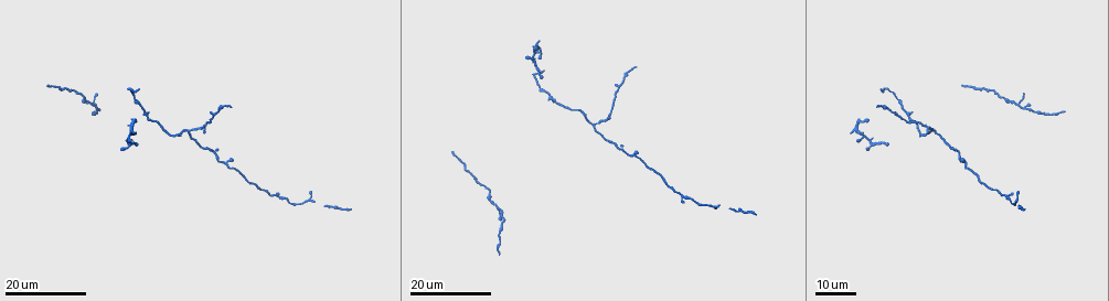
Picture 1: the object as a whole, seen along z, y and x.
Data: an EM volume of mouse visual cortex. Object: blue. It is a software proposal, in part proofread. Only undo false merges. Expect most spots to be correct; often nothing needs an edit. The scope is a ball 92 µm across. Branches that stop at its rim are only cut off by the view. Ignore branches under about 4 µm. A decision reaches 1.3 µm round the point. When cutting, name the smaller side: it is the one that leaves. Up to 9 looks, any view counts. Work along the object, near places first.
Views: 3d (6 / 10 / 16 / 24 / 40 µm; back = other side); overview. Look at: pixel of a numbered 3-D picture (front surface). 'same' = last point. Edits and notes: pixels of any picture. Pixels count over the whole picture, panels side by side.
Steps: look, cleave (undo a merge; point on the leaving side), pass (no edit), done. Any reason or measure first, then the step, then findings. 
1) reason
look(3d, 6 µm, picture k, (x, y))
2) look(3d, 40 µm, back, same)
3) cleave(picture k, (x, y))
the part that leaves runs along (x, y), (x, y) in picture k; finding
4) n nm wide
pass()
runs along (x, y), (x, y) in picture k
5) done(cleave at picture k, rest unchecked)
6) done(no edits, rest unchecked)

sudden change in width
look(3d, 24 µm, picture 1, (681, 196))

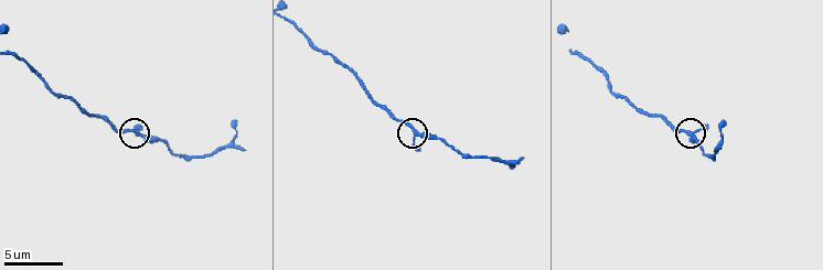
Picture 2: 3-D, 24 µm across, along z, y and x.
zoom in
look(3d, 10 µm, picture 2, (686, 132))

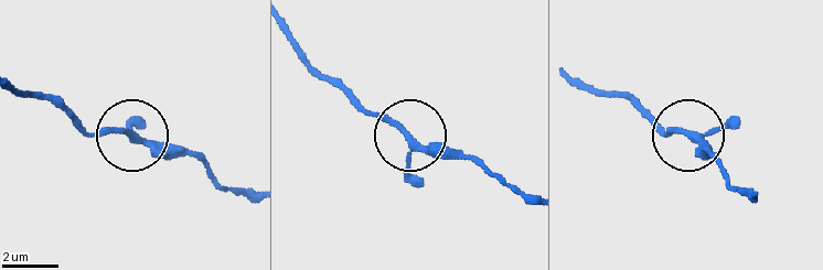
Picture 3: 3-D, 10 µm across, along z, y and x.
200 nm wide
pass()
runs along (292, 49), (428, 146), (463, 150), (482, 166) in picture 3; one neuron here

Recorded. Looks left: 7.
calibre changes
look(3d, 16 µm, picture 1, (549, 95))

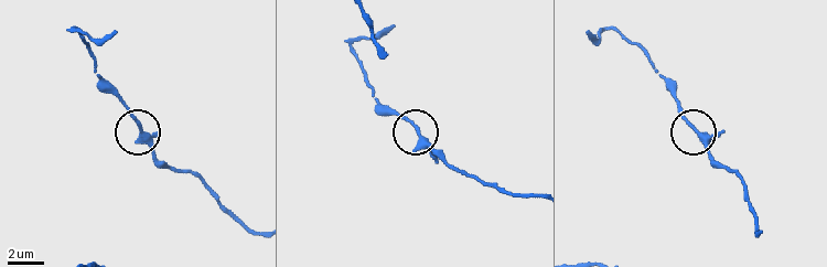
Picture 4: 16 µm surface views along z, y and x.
zoom in
look(3d, 10 µm, picture 4, (418, 137))

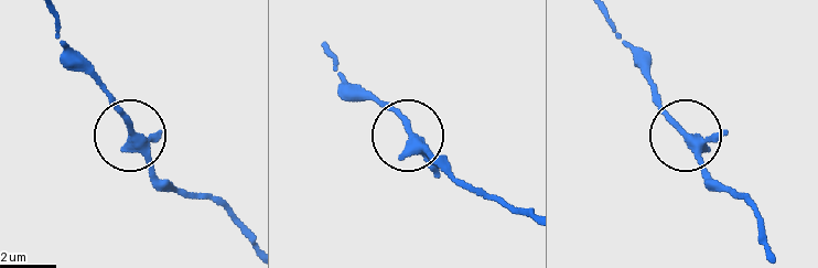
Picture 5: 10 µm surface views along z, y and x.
pass()
runs along (526, 215), (458, 182), (375, 99) in picture 5; continuous, no second neuron

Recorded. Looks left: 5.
three arms meet
look(3d, 16 µm, picture 1, (935, 133))

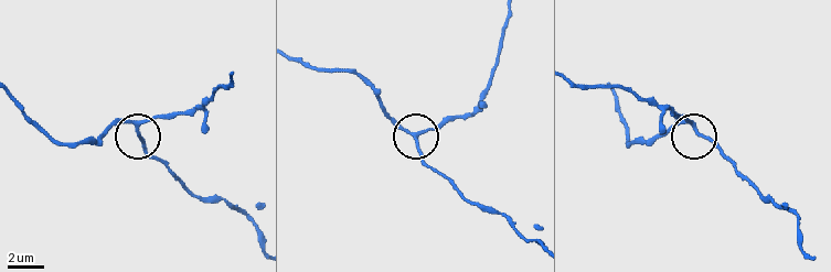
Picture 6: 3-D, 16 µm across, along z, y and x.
look(3d, 6 µm, picture 6, (139, 125))

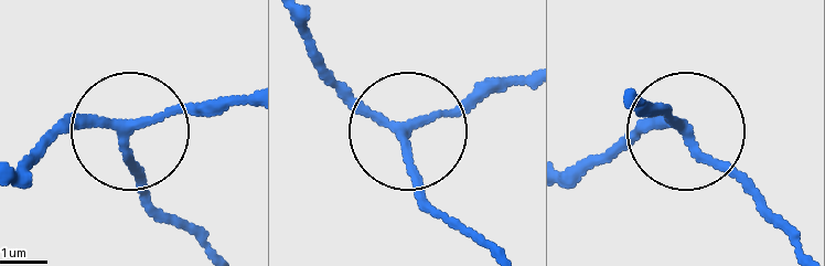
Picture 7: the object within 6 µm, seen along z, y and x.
side arm 22 µm
pass()
runs along (15, 172), (63, 132), (135, 129), (225, 97) in picture 7; one neuron here

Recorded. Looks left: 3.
sudden change in width
look(3d, 24 µm, picture 1, (1033, 114))

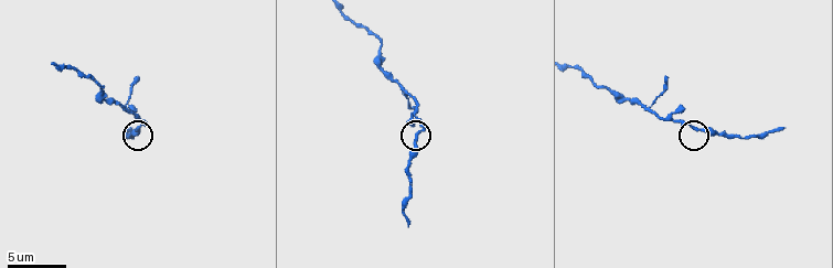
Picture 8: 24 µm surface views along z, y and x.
closer look
look(3d, 10 µm, picture 8, (139, 131))

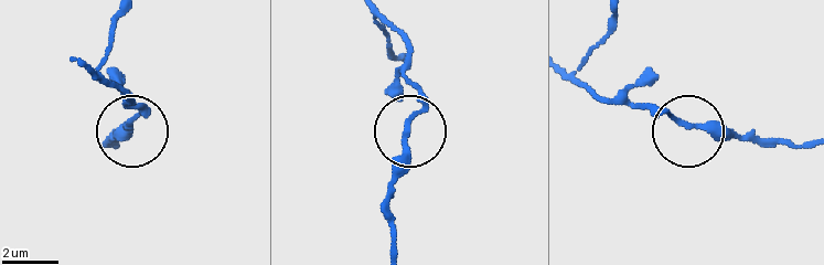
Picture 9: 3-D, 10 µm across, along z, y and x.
pass()
one neuron here

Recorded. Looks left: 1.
done(no edits, rest unchecked)

